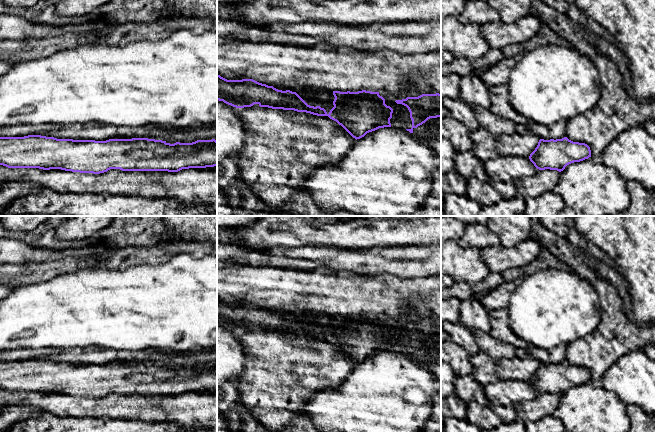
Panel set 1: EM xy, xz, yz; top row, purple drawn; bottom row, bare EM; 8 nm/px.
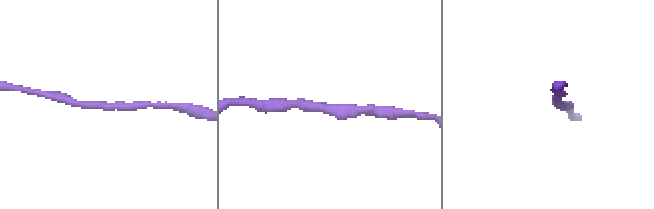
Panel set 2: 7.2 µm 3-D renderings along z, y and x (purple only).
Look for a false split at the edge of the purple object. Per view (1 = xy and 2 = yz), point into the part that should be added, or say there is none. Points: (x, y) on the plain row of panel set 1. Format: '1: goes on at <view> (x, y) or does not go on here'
1: does not go on here
2: does not go on here

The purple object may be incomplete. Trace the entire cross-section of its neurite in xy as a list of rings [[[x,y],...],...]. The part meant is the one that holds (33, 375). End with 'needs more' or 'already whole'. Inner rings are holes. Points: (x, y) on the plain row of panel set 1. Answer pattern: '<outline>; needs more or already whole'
[[[41,359],[0,361],[0,389],[93,398],[110,393],[178,396],[217,390],[217,365],[170,368],[148,362],[95,365]]]; already whole

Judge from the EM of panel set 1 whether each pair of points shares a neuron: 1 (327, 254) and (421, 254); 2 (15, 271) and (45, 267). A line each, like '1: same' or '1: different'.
1: same
2: same

